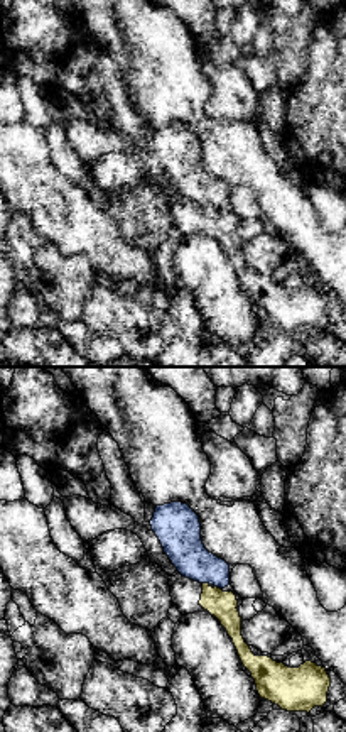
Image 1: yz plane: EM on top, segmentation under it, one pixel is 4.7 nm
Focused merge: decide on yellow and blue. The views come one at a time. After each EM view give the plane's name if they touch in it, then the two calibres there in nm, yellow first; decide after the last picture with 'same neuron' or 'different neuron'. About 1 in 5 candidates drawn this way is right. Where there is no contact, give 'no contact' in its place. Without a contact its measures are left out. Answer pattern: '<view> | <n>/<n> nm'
yz | 130/190 nm

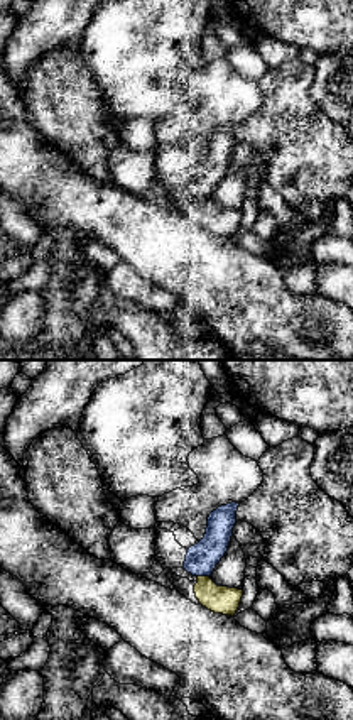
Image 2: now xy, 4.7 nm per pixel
xy | 130/150 nm

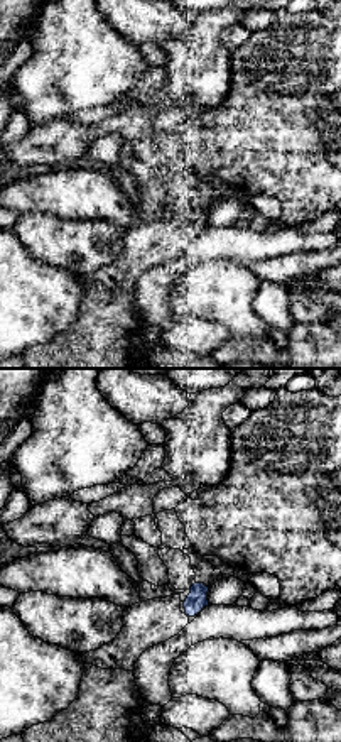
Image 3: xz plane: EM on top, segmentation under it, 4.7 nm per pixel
no contact

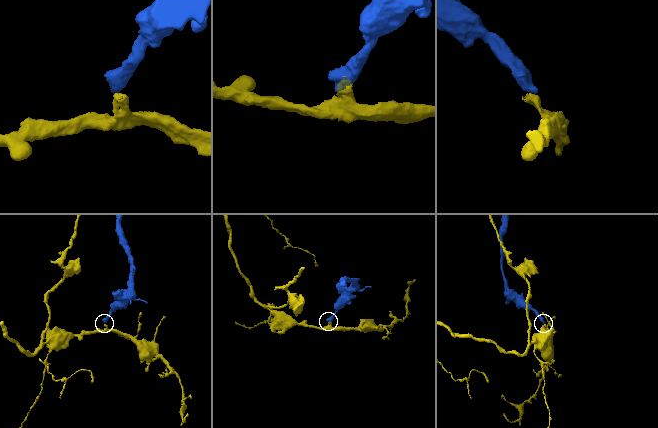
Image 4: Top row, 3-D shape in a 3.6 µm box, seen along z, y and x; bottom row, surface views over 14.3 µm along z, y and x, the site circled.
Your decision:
different neuron

